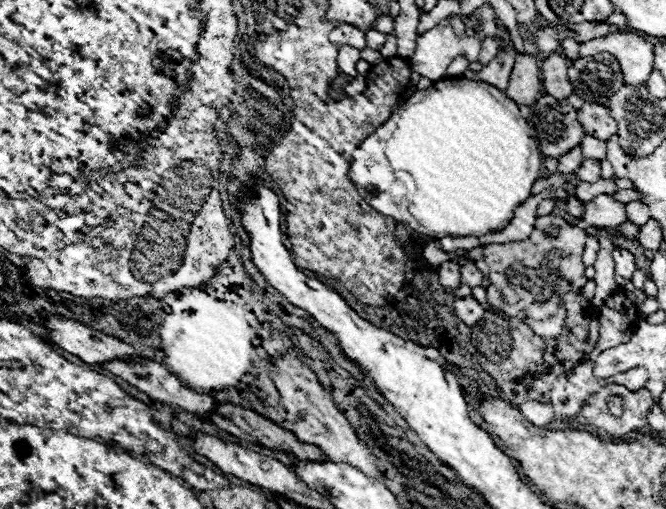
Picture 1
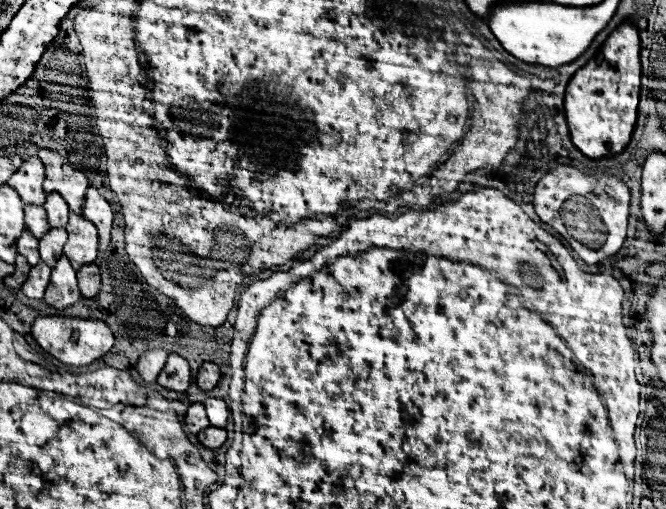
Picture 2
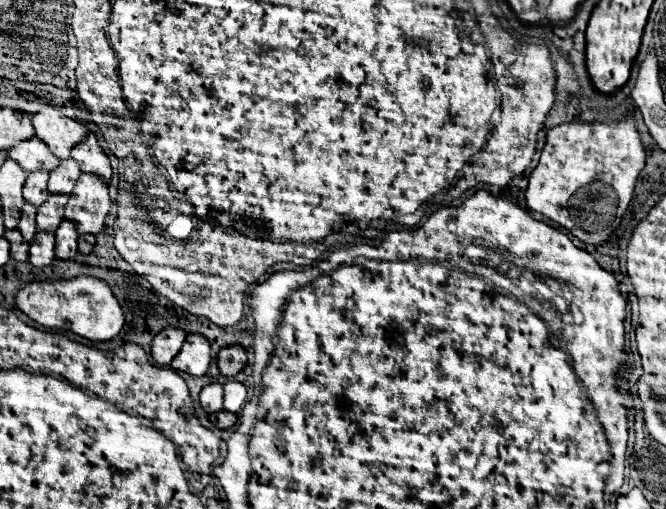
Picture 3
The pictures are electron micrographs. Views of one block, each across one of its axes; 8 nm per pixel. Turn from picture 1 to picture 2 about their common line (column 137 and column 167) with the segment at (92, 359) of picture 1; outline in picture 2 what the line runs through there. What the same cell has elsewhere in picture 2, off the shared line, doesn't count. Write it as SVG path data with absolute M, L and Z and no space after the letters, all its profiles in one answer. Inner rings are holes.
M154 348L154 350L144 352L138 360L138 366L136 366L142 380L144 382L154 382L158 378L158 374L162 372L164 364L166 364L166 358L168 358L168 352L162 350L162 348Z

